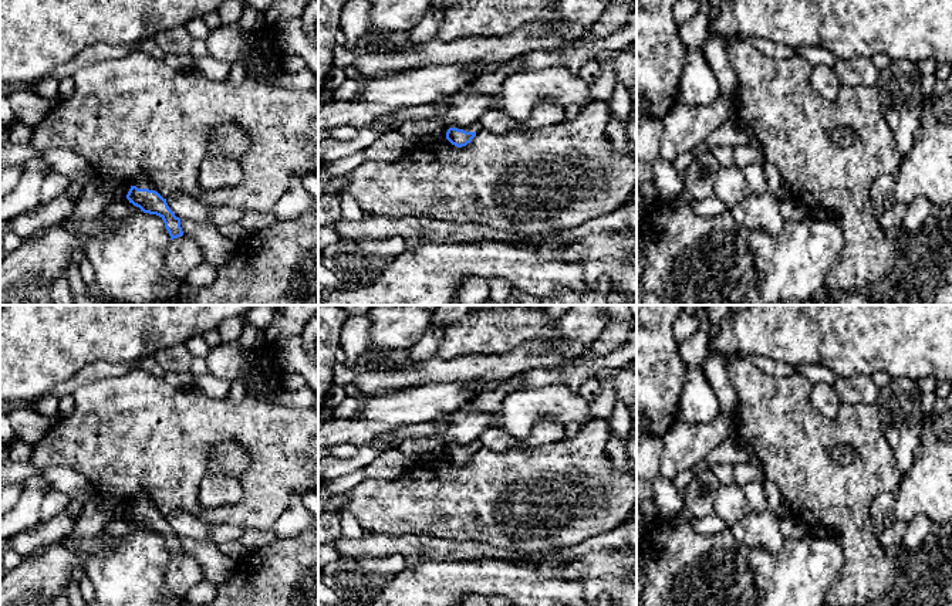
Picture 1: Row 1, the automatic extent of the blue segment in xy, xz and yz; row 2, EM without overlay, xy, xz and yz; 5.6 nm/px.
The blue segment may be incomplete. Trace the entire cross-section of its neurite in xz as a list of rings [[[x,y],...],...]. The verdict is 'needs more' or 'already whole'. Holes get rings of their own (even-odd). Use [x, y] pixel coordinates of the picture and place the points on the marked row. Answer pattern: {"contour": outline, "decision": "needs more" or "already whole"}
{"contour": [[[475,122],[463,128],[449,128],[446,132],[446,139],[452,145],[462,148],[470,143],[480,131],[483,131],[480,122]]], "decision": "needs more"}

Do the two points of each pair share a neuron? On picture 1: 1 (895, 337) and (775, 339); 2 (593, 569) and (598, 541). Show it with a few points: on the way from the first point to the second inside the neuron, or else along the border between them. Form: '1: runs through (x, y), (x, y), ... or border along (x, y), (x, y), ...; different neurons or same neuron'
1: runs through (866, 337), (804, 337); same neuron
2: border along (621, 549), (587, 551), (567, 564); different neurons

